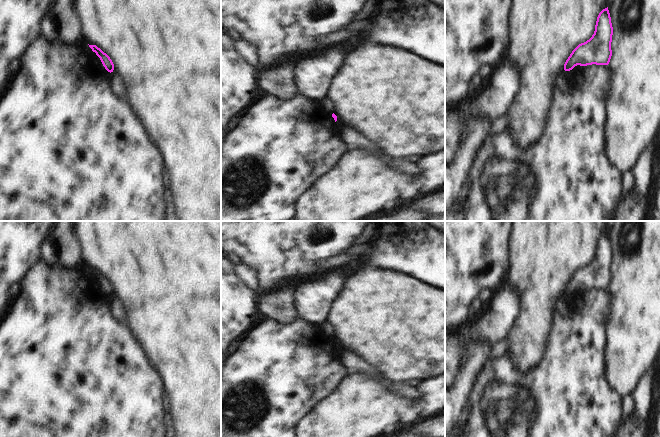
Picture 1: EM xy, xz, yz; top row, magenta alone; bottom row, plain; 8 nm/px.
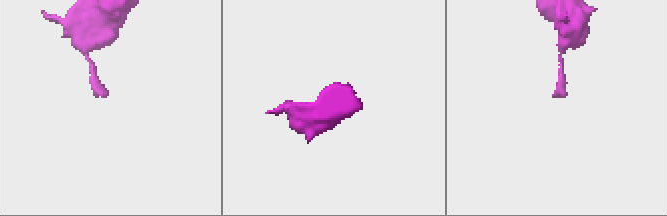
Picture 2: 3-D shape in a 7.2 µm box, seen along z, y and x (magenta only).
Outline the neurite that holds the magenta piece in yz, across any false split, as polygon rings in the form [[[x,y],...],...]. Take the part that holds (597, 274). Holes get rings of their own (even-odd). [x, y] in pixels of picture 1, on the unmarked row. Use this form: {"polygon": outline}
{"polygon": [[[607,231],[599,237],[592,261],[572,275],[564,288],[564,294],[570,295],[577,289],[608,289],[612,280],[612,259],[613,251]]]}

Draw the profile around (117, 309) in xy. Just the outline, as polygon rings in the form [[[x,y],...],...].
[[[111,296],[110,298],[110,308],[115,319],[120,323],[126,324],[126,313],[121,301],[117,296]]]

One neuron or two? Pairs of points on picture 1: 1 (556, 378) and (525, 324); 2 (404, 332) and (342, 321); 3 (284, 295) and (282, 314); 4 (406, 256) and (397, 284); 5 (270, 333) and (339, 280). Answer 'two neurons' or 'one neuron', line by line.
1: two neurons
2: one neuron
3: one neuron
4: two neurons
5: two neurons

